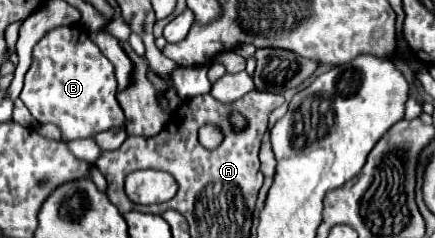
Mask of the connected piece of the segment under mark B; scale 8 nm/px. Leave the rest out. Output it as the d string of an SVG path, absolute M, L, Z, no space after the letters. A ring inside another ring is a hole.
M61 26L47 32L33 48L33 62L25 74L21 92L23 104L39 124L55 124L61 130L61 140L71 142L77 138L93 138L115 126L123 126L123 110L115 98L117 80L113 64L89 40L81 28Z

